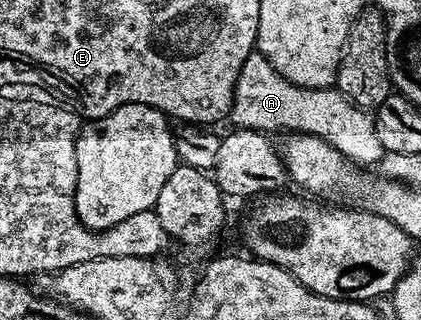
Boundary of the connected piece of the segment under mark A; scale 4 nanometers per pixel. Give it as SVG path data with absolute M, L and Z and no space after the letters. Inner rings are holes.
M257 52L250 54L248 60L242 66L242 75L238 78L238 83L234 89L234 105L230 107L230 112L228 115L229 121L234 121L233 125L240 130L260 130L263 132L271 132L270 130L282 130L281 132L293 132L296 134L309 134L310 137L319 139L326 142L330 146L334 146L338 151L345 156L348 161L357 164L362 168L370 168L375 164L382 161L384 157L384 151L382 145L380 144L380 136L376 136L376 124L374 123L373 117L367 111L363 110L362 107L357 106L354 102L349 102L349 100L341 94L337 88L327 88L325 90L309 90L303 86L294 86L288 80L284 80L284 76L280 76L276 72L276 68L272 68L272 64L263 56Z

